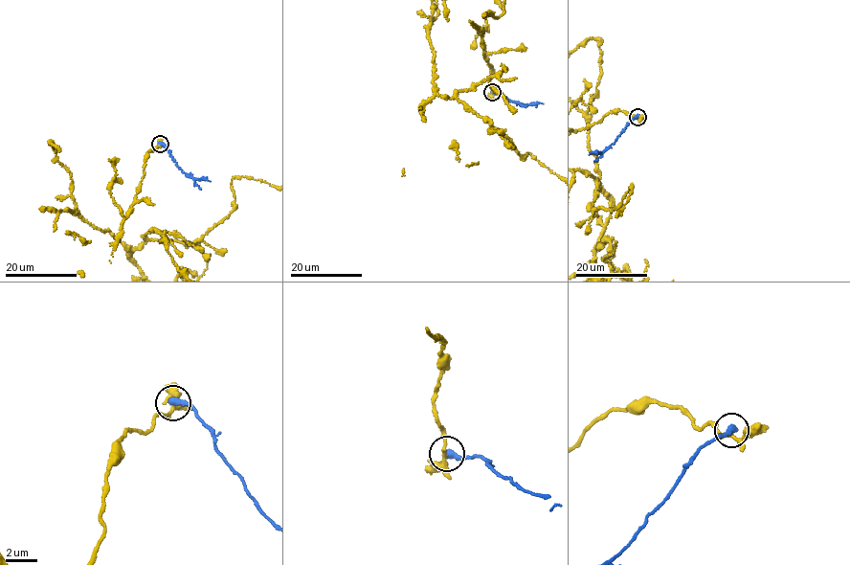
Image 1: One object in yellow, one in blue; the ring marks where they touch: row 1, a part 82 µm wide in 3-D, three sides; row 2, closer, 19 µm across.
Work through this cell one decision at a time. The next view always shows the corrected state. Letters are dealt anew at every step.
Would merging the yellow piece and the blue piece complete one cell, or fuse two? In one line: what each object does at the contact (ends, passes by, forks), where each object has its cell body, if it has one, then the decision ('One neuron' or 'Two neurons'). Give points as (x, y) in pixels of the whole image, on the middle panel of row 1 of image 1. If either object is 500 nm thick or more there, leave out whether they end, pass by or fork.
At the ring yellow forks. At the ring blue ends. Soma of yellow: none. Soma of blue: none. Two neurons

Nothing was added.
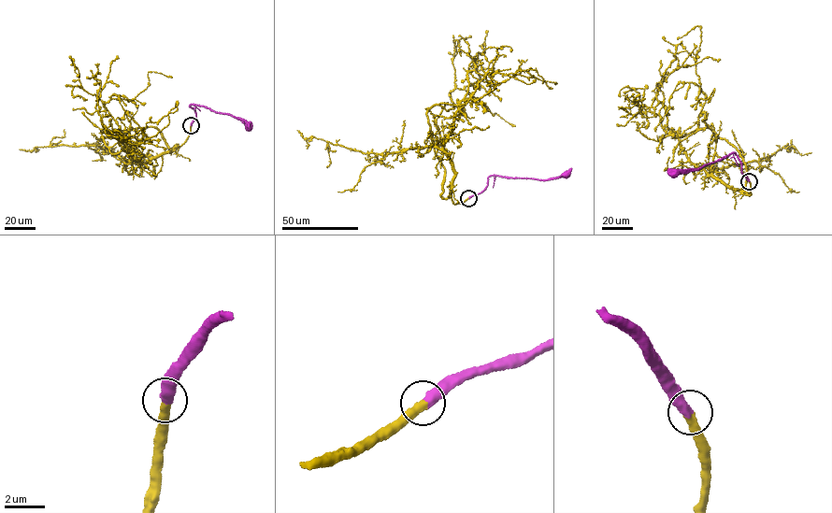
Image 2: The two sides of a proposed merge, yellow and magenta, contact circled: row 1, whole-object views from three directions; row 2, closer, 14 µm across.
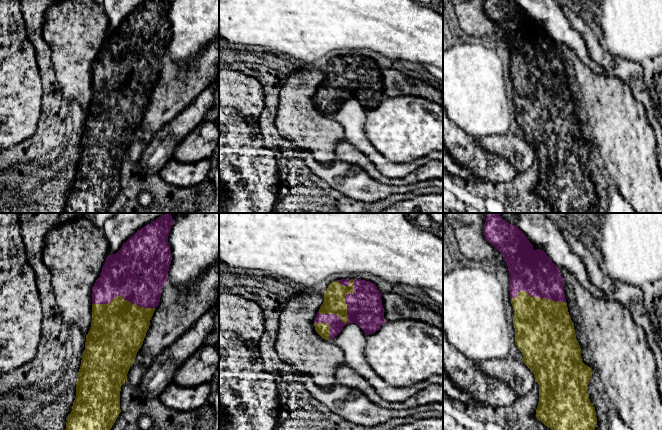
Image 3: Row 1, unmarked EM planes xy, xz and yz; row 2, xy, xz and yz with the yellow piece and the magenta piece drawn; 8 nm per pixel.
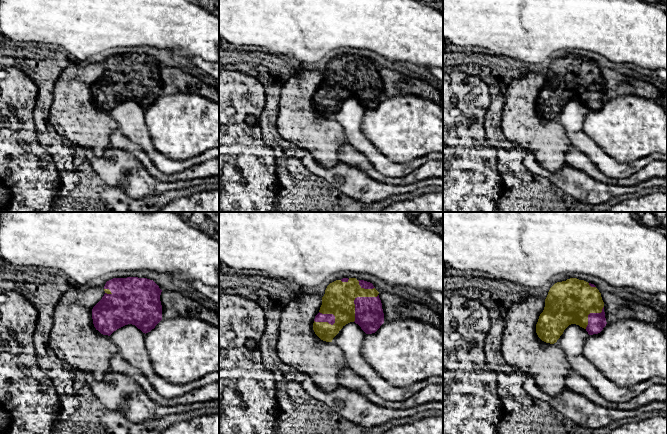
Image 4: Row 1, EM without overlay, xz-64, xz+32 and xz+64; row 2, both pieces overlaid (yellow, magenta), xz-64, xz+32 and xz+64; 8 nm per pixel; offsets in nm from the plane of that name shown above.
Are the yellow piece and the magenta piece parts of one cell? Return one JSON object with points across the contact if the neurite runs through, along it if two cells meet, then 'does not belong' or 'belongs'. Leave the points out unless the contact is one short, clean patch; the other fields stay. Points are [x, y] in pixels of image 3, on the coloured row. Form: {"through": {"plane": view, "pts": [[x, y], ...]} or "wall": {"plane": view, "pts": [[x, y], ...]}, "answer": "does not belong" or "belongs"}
{"answer": "belongs"}

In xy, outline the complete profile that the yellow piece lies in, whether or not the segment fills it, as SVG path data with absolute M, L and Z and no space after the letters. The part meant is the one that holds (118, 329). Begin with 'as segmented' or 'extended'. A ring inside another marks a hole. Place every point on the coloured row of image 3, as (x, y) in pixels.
extended | M165 213L131 236L115 253L108 255L100 277L92 288L92 322L86 335L85 350L76 382L76 397L68 415L65 430L110 430L119 416L120 391L141 348L155 308L160 303L162 288L168 279L172 256L168 236L174 220Z

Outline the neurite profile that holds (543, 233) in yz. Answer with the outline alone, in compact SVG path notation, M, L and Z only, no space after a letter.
M517 213L516 226L530 243L543 250L558 268L565 268L594 296L603 300L612 299L609 294L595 286L589 279L586 267L571 249L560 228L544 213Z

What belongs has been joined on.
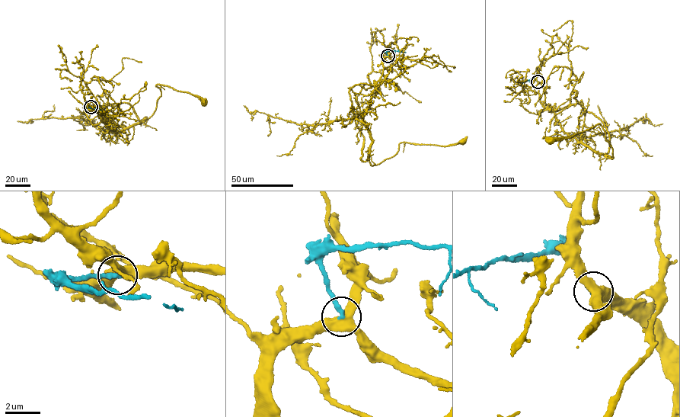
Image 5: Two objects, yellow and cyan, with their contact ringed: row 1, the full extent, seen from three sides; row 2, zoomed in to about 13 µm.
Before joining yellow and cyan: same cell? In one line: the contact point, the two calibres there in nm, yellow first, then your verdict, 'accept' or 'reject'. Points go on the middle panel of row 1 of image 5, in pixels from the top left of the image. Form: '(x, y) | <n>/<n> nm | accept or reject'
(387, 56) | 500/280 nm | reject

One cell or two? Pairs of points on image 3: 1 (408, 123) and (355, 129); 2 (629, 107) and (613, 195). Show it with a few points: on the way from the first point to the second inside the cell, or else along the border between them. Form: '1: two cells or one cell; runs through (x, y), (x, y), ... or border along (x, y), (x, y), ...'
1: two cells; border along (365, 111), (364, 131), (376, 149)
2: two cells; border along (606, 173), (619, 193), (628, 202)

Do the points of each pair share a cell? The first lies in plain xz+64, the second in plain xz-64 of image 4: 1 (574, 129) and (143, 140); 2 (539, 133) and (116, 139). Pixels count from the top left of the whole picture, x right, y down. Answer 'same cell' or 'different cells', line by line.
1: same cell
2: different cells

